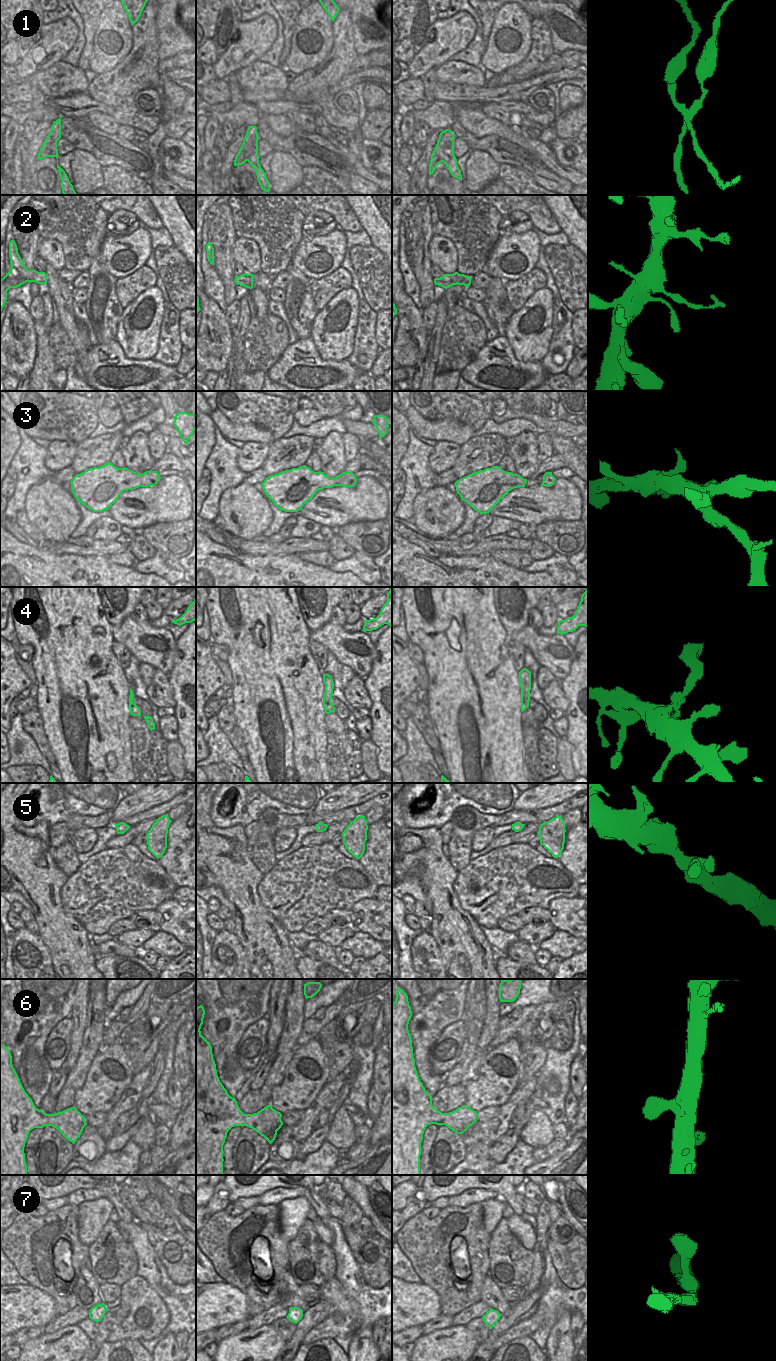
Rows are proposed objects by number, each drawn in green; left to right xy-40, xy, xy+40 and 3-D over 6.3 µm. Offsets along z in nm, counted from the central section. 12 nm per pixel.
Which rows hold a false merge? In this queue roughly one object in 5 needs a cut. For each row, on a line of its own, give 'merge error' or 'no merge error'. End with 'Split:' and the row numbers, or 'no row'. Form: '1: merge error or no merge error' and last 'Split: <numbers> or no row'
1: merge error
2: no merge error
3: no merge error
4: no merge error
5: no merge error
6: no merge error
7: no merge error
Split: 1

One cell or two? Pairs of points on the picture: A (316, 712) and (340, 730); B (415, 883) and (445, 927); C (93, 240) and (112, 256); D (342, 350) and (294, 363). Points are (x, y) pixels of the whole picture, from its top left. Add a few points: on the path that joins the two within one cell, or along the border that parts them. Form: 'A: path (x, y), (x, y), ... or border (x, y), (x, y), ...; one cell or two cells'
A: border (325, 714), (327, 741); two cells
B: border (422, 885), (431, 901), (431, 913); two cells
C: border (106, 236), (101, 246), (101, 251), (97, 256); two cells
D: border (310, 338), (318, 354), (323, 359), (342, 360); two cells

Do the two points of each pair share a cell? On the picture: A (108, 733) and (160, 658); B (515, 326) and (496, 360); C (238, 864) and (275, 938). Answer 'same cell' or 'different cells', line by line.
A: different cells
B: different cells
C: same cell

